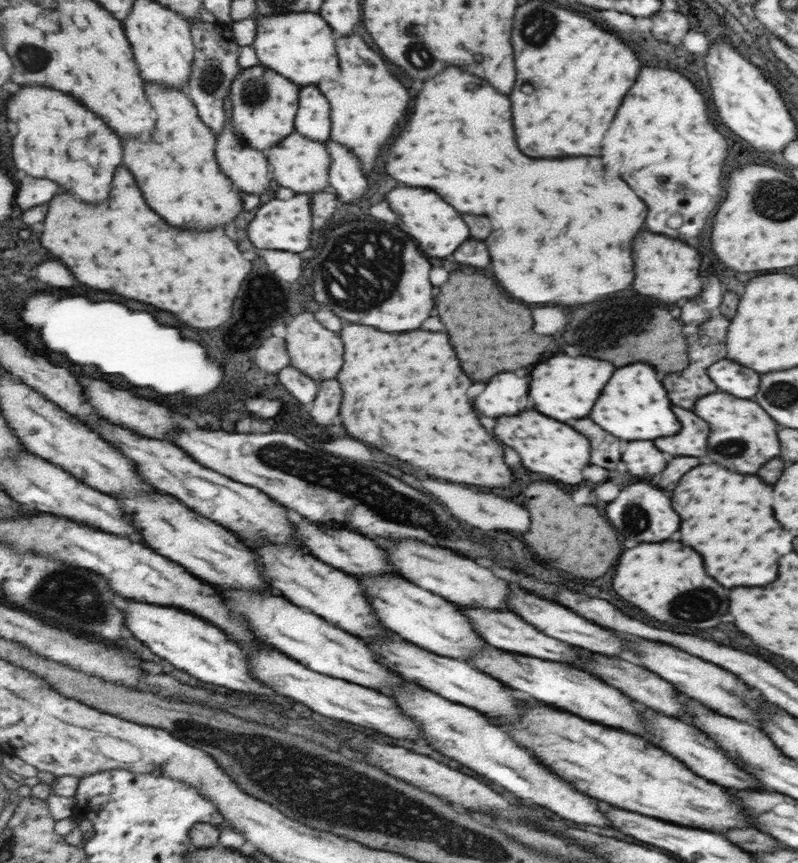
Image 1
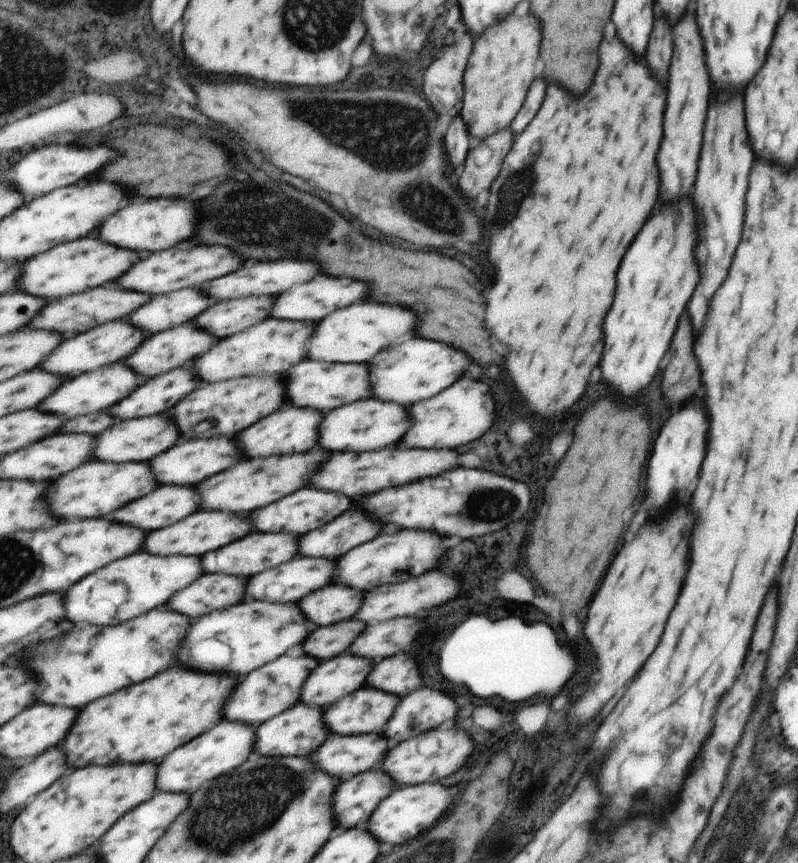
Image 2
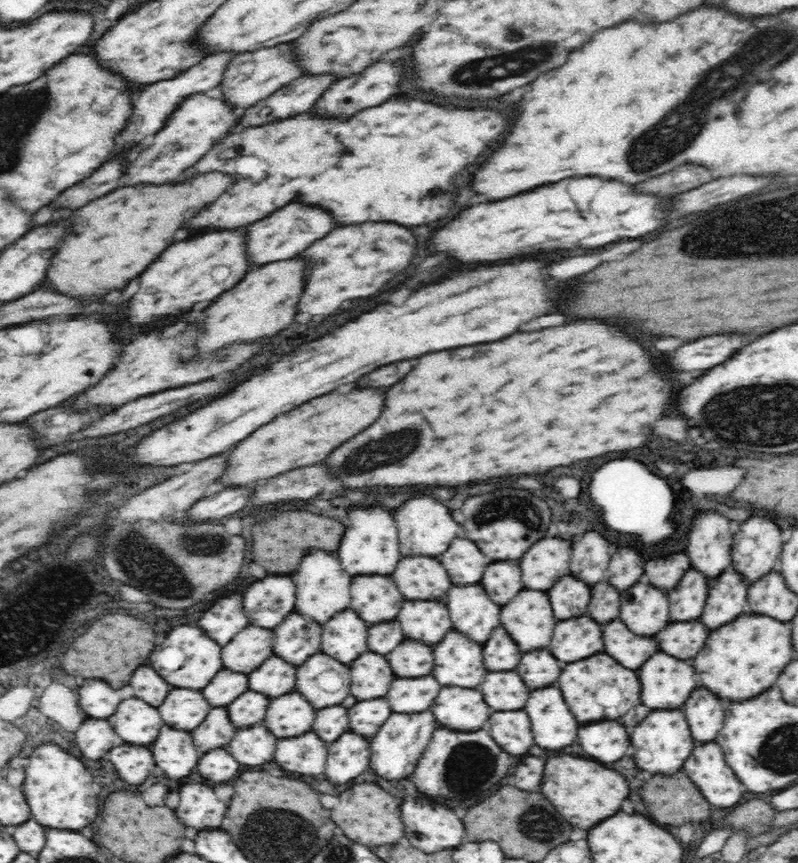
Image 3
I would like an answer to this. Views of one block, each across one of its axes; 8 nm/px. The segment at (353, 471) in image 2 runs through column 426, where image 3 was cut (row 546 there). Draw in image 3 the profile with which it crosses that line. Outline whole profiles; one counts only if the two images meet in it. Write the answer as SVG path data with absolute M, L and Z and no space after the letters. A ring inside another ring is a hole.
M456 538L448 552L440 554L440 562L452 576L452 584L478 584L492 560L488 560L472 540Z

